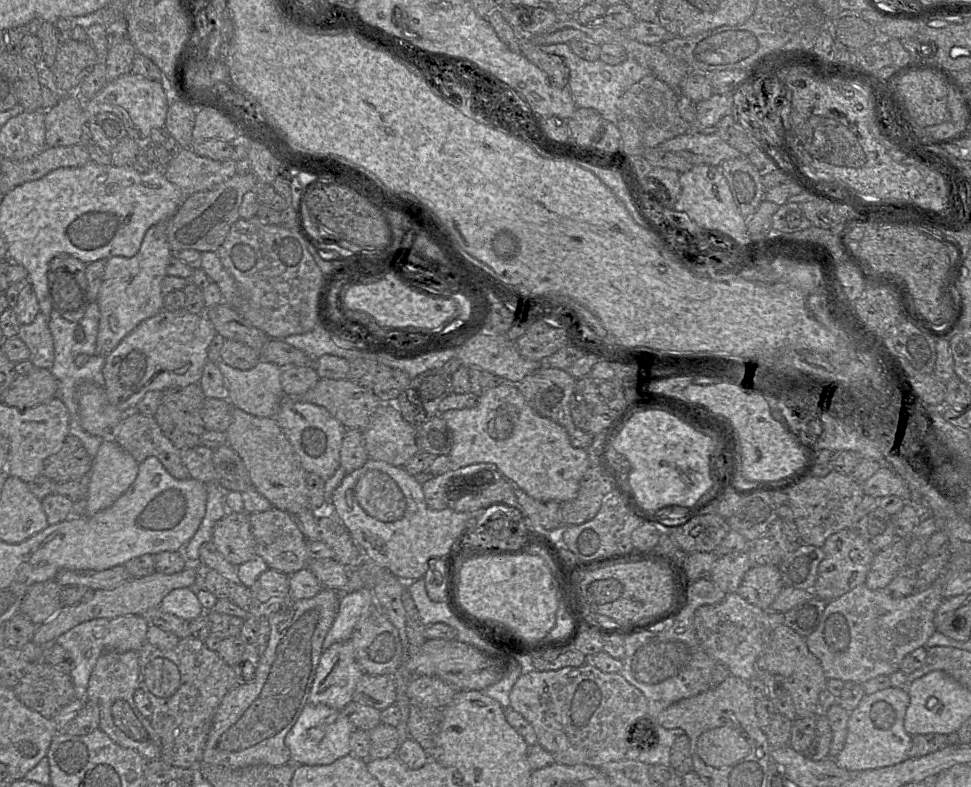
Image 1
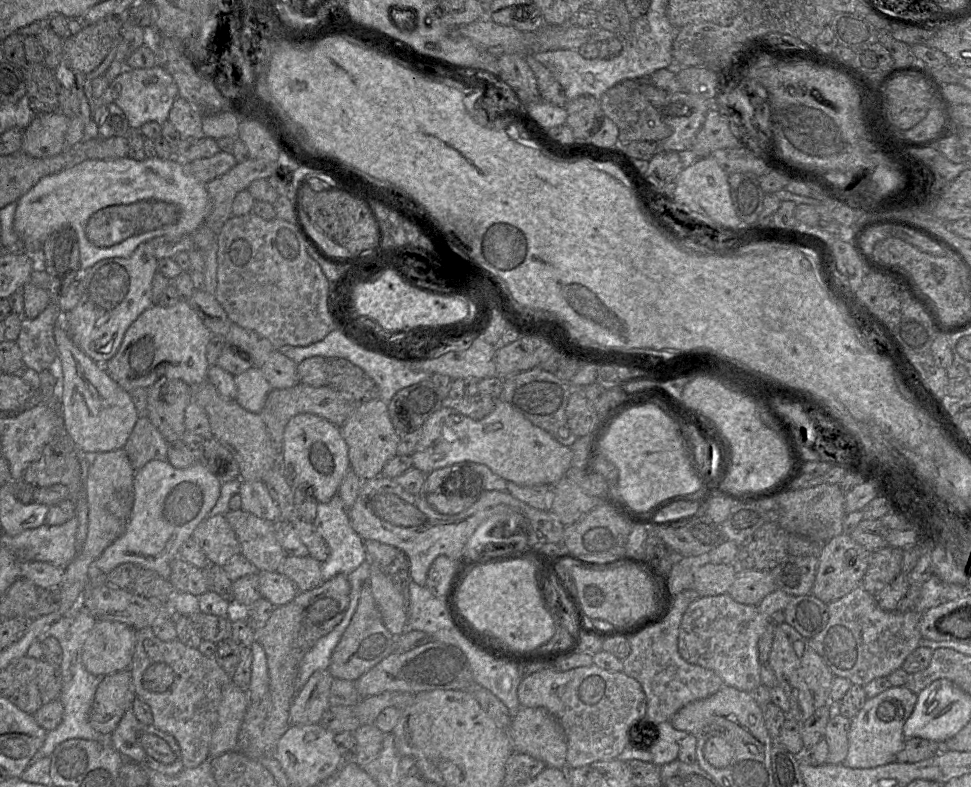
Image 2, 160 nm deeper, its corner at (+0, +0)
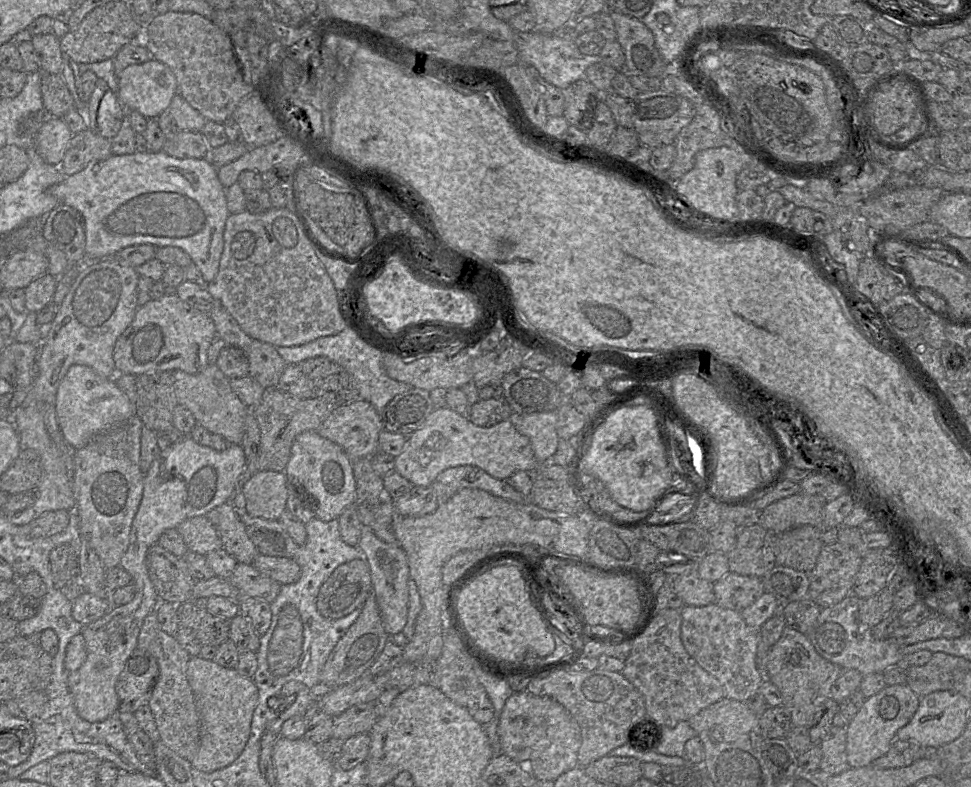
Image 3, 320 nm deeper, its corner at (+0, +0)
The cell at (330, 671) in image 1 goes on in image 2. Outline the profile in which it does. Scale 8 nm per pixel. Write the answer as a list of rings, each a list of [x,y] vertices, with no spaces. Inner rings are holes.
[[[328,669],[317,670],[307,683],[300,687],[289,711],[291,725],[318,724],[331,706],[329,701],[333,676]]]

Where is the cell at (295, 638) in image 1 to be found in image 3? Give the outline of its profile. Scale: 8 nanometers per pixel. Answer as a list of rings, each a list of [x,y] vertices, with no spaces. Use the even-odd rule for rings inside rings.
[[[362,556],[339,565],[332,572],[319,589],[316,606],[325,618],[343,618],[362,608],[371,591],[369,565]]]

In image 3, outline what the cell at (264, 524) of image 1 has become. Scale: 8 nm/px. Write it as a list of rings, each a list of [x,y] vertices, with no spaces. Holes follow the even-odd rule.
[[[223,503],[205,515],[216,528],[225,549],[238,563],[253,564],[259,555],[247,535],[240,511],[231,503]]]

